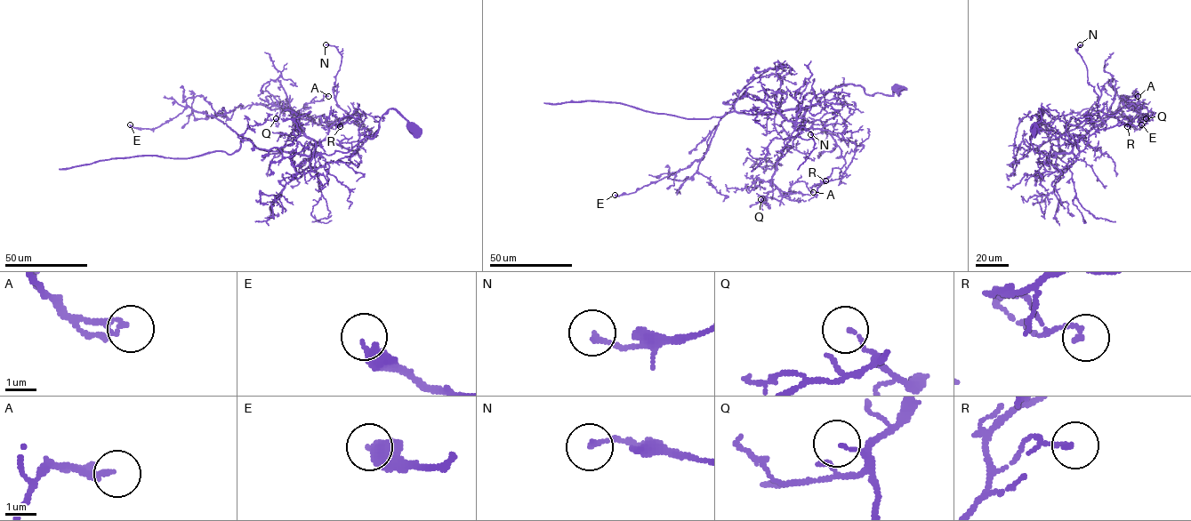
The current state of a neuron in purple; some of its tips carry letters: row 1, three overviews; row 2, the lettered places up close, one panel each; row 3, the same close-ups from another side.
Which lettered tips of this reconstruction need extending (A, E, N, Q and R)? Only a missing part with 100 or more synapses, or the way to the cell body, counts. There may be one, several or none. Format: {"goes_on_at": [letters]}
{"goes_on_at": []}

